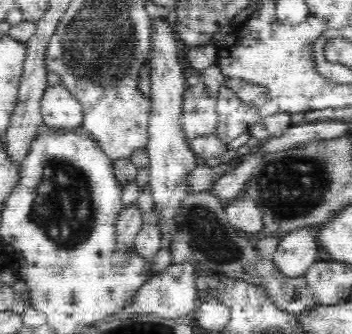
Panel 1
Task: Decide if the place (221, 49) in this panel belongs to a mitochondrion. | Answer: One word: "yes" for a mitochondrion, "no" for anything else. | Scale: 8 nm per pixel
no

